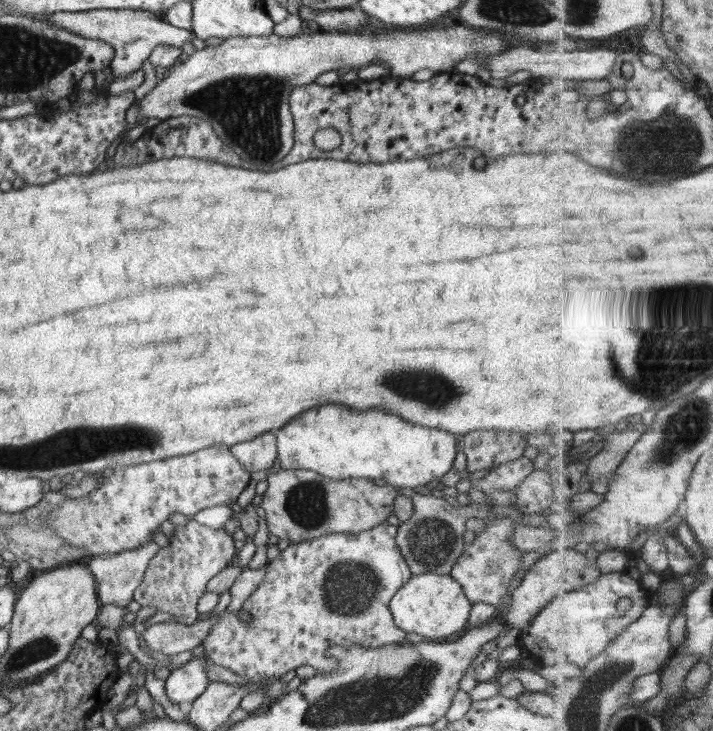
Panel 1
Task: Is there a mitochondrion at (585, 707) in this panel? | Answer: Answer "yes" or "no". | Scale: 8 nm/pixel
yes

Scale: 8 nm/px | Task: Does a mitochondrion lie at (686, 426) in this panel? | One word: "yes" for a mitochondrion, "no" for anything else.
yes

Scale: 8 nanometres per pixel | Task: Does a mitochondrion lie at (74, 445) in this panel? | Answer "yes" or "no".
yes

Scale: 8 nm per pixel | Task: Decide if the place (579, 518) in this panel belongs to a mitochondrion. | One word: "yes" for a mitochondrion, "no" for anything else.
no

